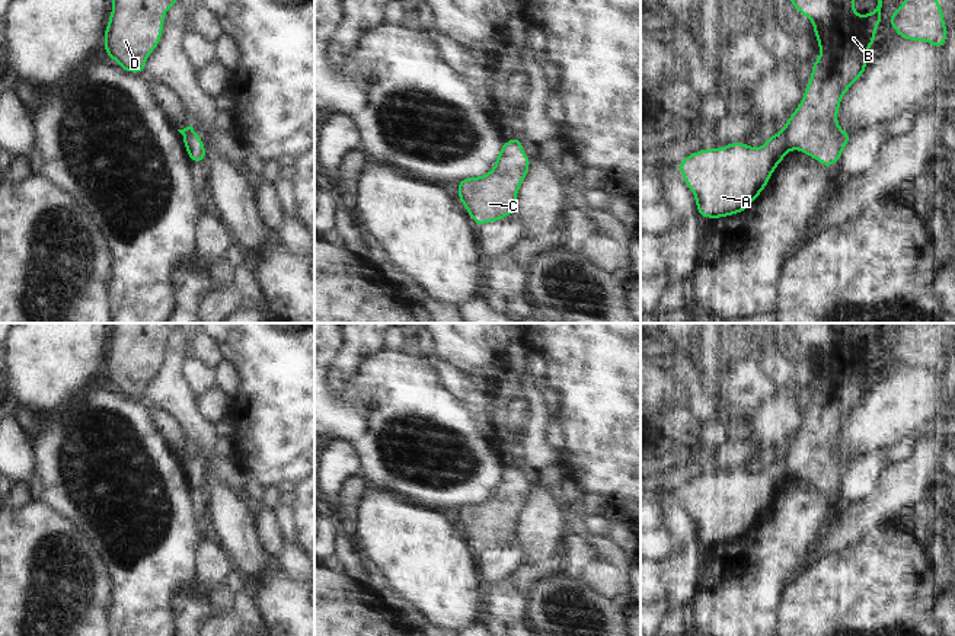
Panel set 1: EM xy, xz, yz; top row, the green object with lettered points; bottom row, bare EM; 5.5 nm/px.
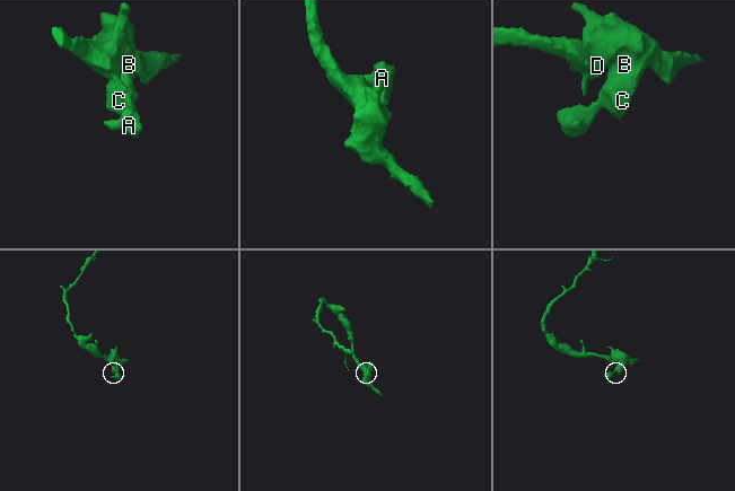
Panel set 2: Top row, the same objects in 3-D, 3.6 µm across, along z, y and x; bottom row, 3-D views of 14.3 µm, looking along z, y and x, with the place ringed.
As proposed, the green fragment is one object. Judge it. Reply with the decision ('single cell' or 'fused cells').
fused cells

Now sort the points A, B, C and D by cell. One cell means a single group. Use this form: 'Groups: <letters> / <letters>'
Groups: A / B C D.

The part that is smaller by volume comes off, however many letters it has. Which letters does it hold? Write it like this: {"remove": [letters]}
{"remove": ["A"]}

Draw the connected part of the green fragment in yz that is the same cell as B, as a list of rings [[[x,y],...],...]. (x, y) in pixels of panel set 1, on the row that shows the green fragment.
[[[789,0],[789,3],[812,22],[821,58],[811,61],[812,74],[804,89],[804,98],[785,122],[783,132],[792,148],[818,160],[823,167],[831,167],[841,159],[853,137],[839,127],[839,108],[844,93],[868,68],[866,51],[876,41],[876,26],[882,22],[882,0],[878,0],[878,6],[866,16],[856,13],[853,0]]]

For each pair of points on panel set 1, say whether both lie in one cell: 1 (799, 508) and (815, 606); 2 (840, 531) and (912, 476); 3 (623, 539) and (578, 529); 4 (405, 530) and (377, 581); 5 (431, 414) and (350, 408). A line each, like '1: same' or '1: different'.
1: different
2: same
3: different
4: different
5: same

